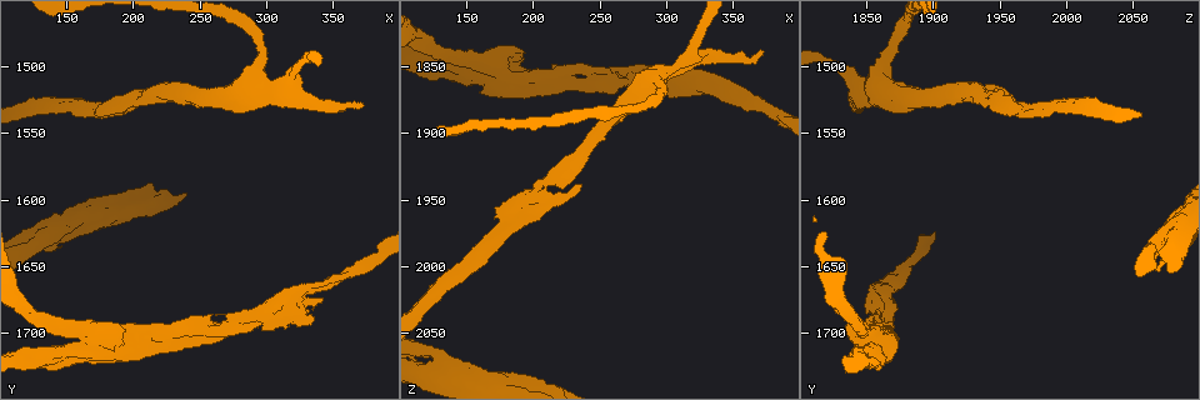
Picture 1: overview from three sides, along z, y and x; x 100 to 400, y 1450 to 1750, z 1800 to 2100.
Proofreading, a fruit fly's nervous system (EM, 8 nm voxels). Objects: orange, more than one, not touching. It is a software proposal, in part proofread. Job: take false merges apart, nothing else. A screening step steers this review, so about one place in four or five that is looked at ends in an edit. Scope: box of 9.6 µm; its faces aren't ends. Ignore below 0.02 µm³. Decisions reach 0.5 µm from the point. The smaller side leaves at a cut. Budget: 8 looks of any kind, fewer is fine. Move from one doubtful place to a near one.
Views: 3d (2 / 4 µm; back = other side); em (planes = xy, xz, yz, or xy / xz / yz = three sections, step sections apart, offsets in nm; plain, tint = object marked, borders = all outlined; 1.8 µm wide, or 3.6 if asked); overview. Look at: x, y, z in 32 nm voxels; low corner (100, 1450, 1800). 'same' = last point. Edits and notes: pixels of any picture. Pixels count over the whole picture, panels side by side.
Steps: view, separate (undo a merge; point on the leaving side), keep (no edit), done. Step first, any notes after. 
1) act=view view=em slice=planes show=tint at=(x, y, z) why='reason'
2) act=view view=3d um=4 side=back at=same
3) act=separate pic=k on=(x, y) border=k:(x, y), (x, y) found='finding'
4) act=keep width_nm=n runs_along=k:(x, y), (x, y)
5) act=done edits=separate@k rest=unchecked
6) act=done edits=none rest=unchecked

act=view view=3d um=2 at=(290, 1690, 1860) why='thin neck'

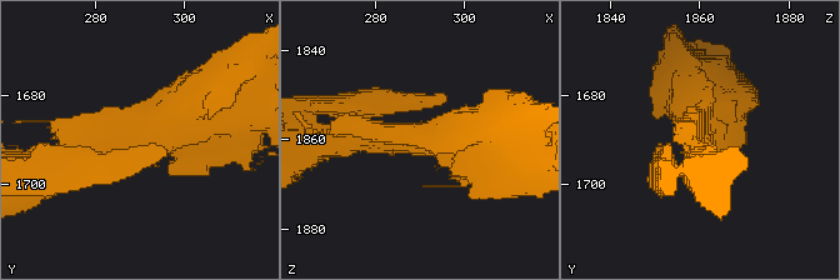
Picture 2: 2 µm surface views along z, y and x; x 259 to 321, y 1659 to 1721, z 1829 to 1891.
act=view view=em slice=xy step=8 show=tint at=(290, 1689, 1860) arm_widths_nm=300,440

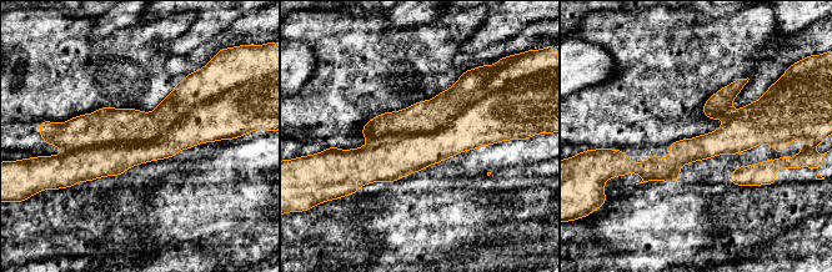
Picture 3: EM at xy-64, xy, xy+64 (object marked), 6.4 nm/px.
act=separate pic=3 on=(108, 125) border=3:(215, 97), (156, 137), (71, 151) found='two cells meet here'

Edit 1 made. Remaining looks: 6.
act=view view=overview

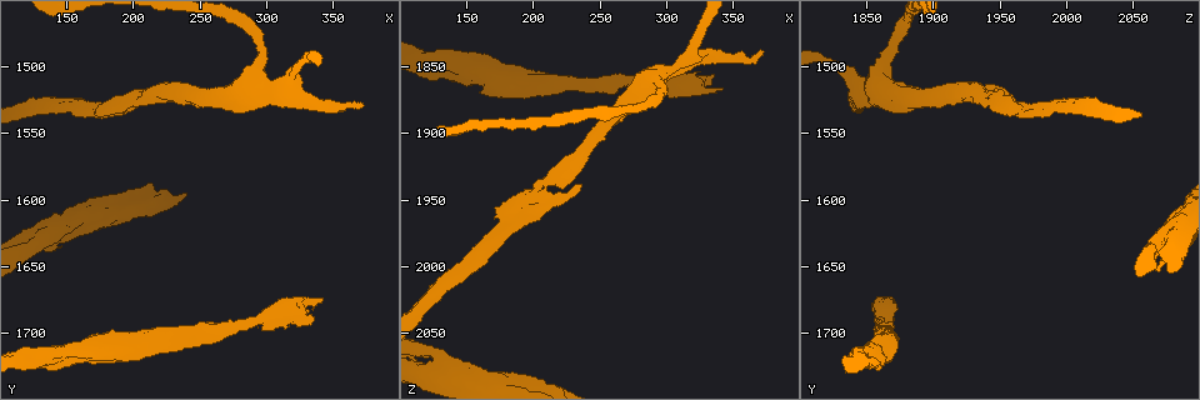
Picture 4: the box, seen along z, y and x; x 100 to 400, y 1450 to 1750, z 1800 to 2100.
act=view view=3d um=4 at=(122, 1718, 1842)

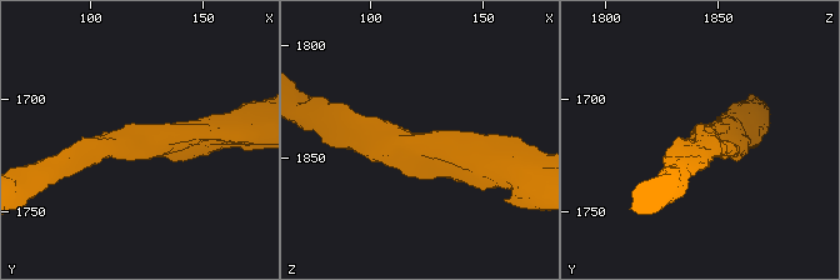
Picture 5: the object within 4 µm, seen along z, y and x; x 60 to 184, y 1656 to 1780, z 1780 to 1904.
act=view view=em slice=yz step=16 show=tint at=(124, 1720, 1845) why='now the EM'

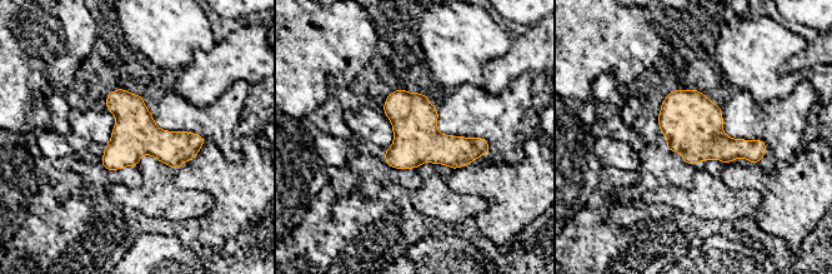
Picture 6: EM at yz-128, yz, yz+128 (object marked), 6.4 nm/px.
act=view view=em slice=planes show=tint at=same why='cut it another way'

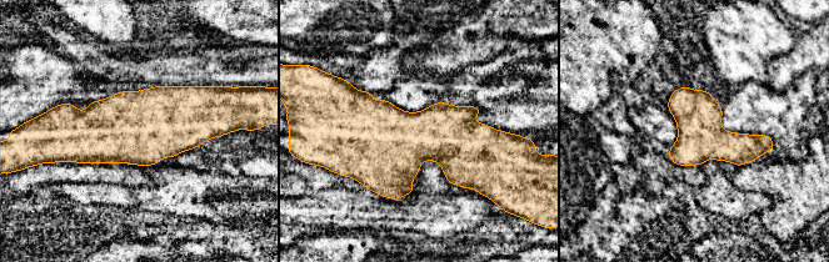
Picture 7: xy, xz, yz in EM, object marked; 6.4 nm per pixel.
act=keep width_nm=300 found='one cell here'

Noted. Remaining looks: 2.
act=view view=3d um=4 side=back at=(194, 1526, 1952) why='branch point'

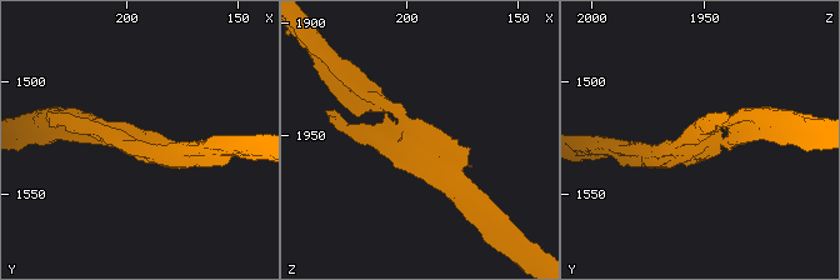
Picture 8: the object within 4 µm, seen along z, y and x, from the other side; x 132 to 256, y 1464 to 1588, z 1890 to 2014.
act=view view=em slice=planes show=tint at=(192, 1529, 1953)

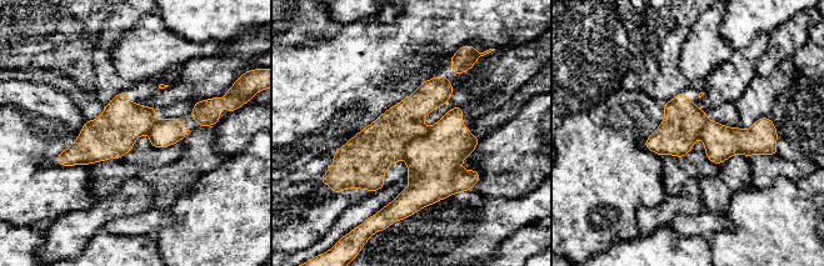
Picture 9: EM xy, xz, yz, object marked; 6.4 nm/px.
act=separate pic=9 on=(434, 161) border=9:(430, 128), (414, 137), (401, 156) found='two cells meet here'

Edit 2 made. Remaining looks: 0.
act=done edits=separate@3,separate@9 rest=unchecked

